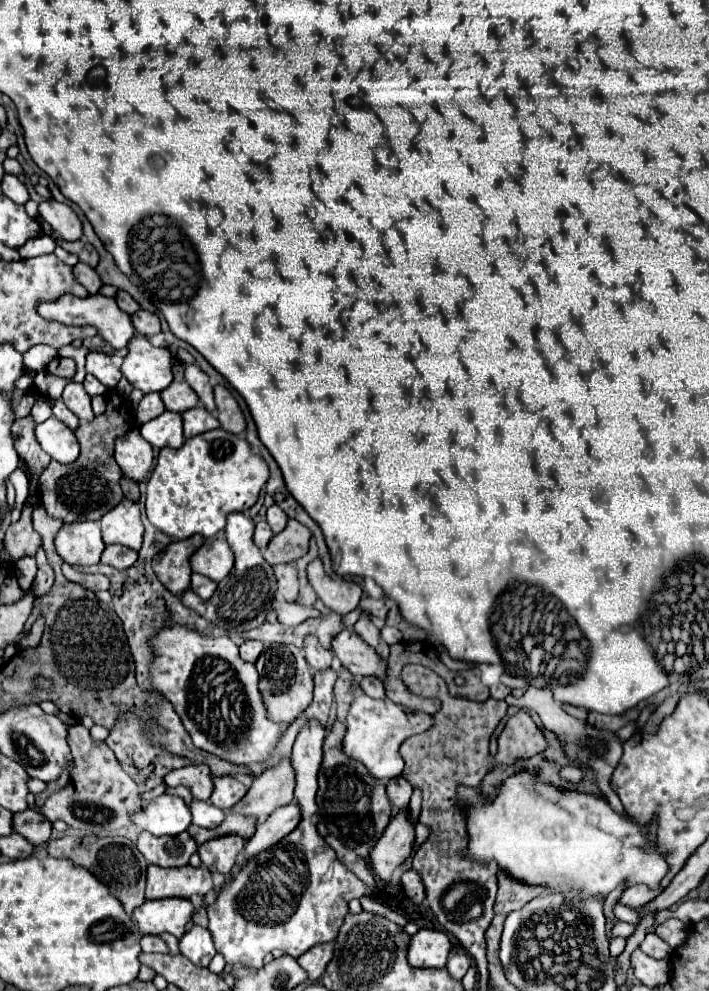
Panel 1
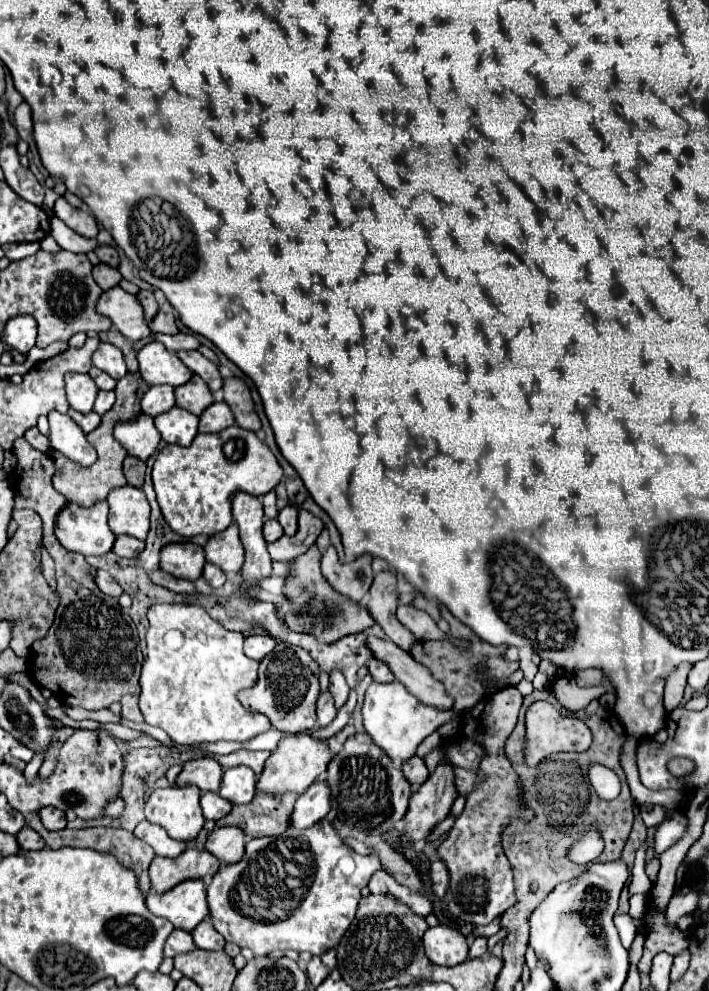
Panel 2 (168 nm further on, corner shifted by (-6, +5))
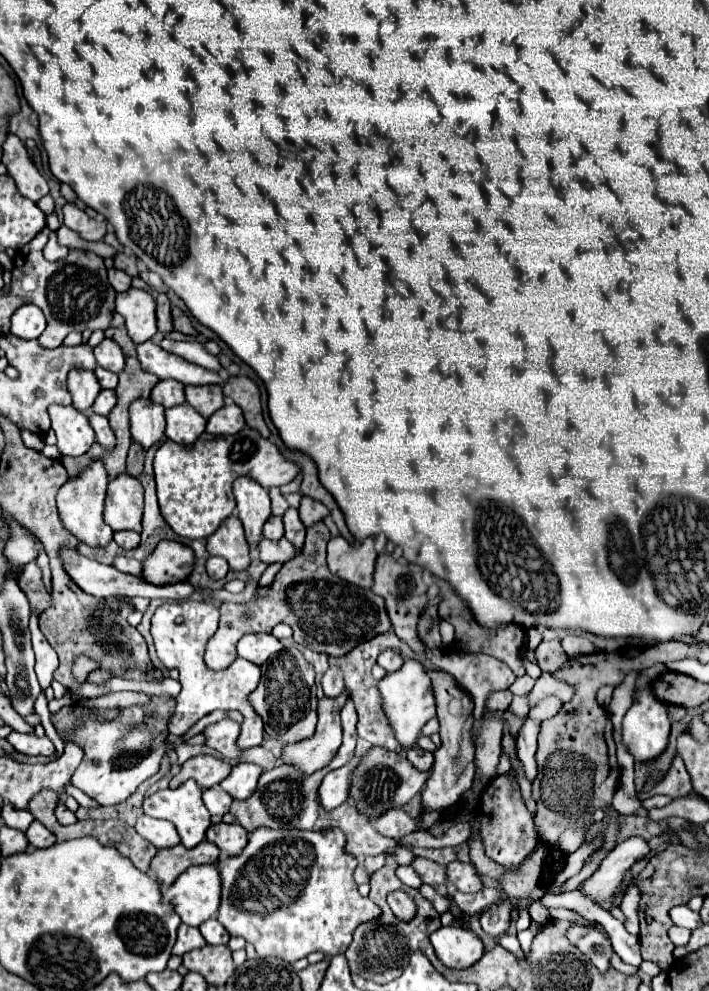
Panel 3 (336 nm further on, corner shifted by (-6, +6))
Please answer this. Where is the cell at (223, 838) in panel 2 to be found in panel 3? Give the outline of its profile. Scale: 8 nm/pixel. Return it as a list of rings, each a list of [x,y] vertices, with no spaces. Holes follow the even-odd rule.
[[[218,822],[206,830],[206,840],[216,844],[220,848],[220,852],[224,852],[228,856],[236,856],[244,850],[244,846],[248,842],[248,832],[240,824]]]

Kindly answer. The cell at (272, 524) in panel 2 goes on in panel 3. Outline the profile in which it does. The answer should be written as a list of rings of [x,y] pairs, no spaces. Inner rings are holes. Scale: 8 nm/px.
[[[270,516],[264,524],[264,538],[270,538],[270,540],[278,540],[284,536],[284,526],[282,526],[282,518],[280,516]]]

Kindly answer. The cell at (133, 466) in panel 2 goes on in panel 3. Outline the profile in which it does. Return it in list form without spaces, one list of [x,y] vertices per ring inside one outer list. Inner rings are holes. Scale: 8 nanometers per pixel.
[[[132,442],[130,452],[128,452],[128,460],[126,460],[126,472],[130,472],[132,476],[140,476],[142,464],[144,464],[144,448],[138,442]]]

